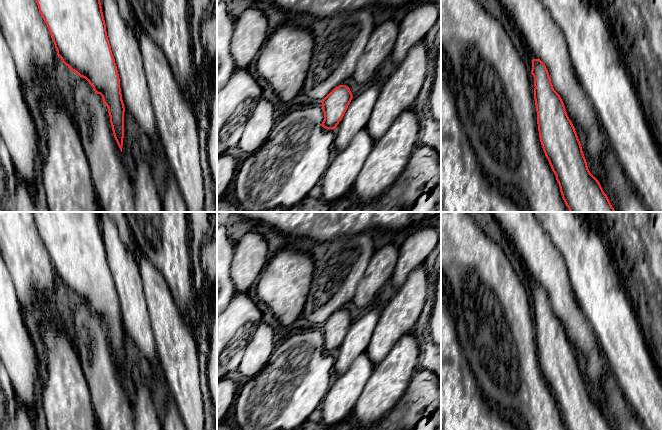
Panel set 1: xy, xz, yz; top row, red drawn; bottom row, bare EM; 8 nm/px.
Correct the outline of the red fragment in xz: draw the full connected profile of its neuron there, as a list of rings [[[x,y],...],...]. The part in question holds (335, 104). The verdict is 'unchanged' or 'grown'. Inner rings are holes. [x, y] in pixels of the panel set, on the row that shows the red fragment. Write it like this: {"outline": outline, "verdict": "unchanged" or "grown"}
{"outline": [[[346,85],[334,88],[322,101],[324,120],[322,127],[335,129],[342,120],[353,95]]], "verdict": "unchanged"}

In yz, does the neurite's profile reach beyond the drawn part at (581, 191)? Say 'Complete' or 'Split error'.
Complete

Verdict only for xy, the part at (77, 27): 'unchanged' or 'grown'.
unchanged

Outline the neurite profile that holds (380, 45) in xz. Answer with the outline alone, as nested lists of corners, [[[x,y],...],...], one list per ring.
[[[391,19],[376,26],[352,75],[357,83],[366,86],[376,77],[379,66],[393,51],[398,31],[398,23]]]

